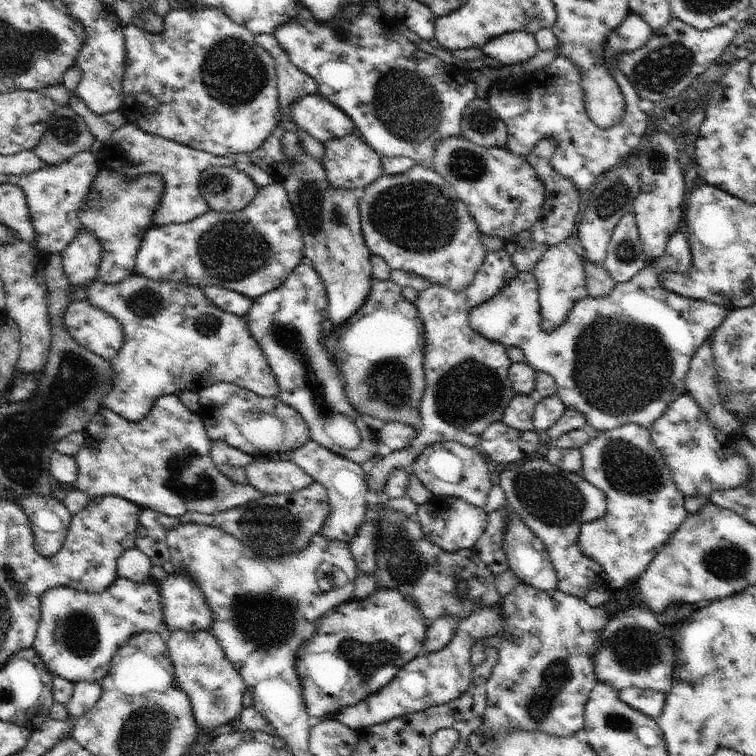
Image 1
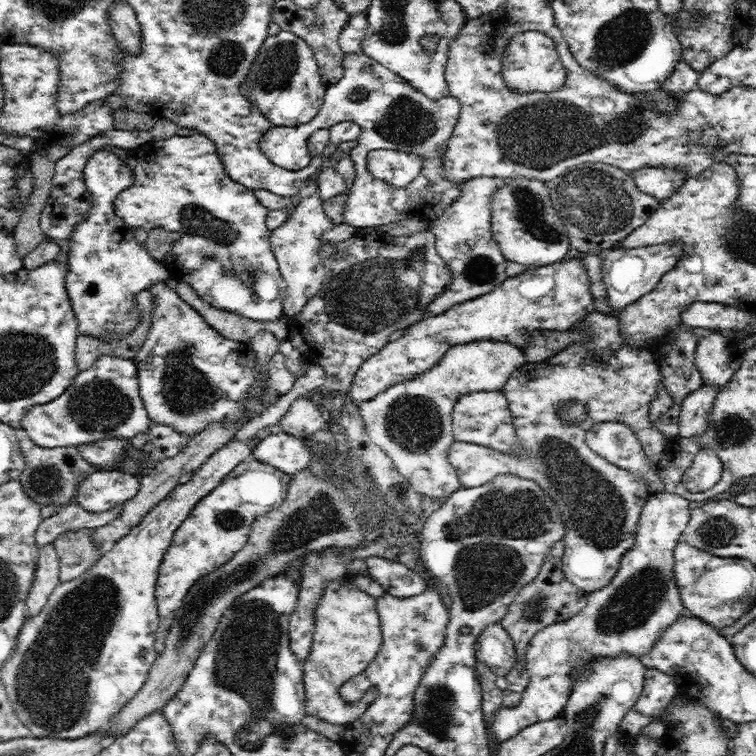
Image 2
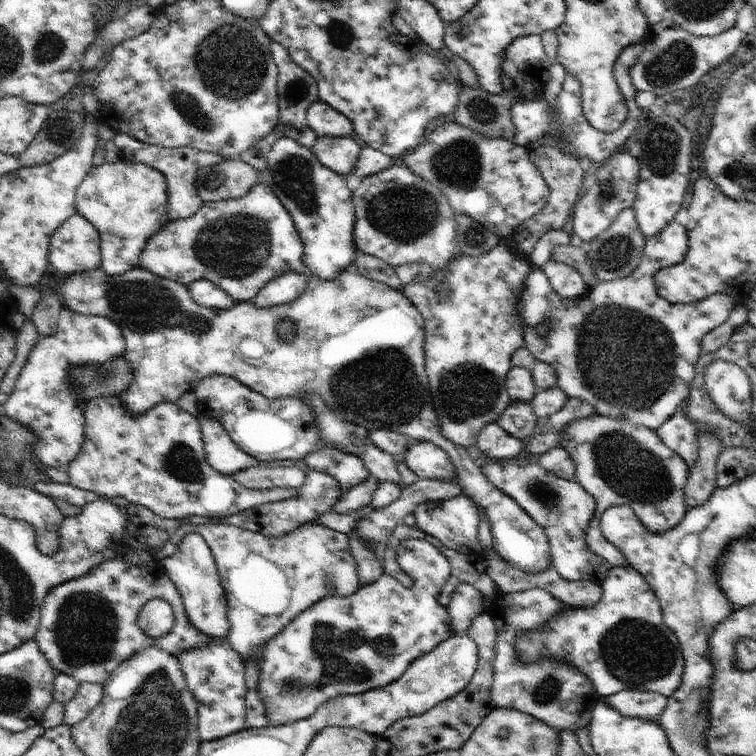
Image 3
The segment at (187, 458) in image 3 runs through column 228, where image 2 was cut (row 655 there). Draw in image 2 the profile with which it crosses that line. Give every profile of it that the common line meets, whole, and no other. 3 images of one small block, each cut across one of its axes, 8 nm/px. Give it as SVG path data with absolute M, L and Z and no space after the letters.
M501 622L488 624L474 644L476 660L485 662L497 677L506 676L517 666L517 652L514 641Z

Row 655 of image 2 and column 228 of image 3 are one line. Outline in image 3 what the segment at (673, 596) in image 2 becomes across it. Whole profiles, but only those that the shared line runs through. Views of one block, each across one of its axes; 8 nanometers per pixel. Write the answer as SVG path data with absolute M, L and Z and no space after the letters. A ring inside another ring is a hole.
M128 518L124 542L128 548L144 550L152 554L154 561L161 561L166 560L186 536L194 533L204 538L214 556L231 624L227 640L236 652L242 654L244 661L262 663L262 648L266 642L278 636L298 614L328 596L350 596L361 586L348 535L318 522L302 524L294 532L280 538L266 538L258 532L222 525L217 521L208 521L205 525L186 523L171 533L162 550L150 550ZM328 578L334 578L334 586L328 586Z

